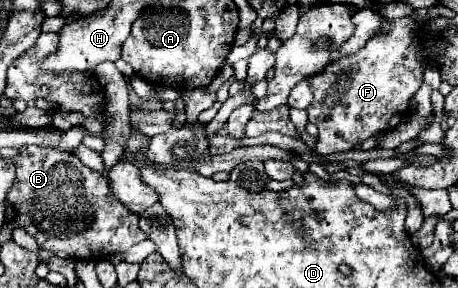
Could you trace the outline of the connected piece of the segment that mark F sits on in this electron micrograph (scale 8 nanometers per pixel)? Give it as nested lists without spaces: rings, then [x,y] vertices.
[[[411,18],[387,20],[381,32],[385,34],[377,34],[375,38],[371,38],[371,42],[367,42],[367,46],[359,50],[359,54],[341,58],[339,62],[325,66],[323,72],[311,78],[315,100],[307,108],[307,116],[308,121],[318,127],[318,143],[315,148],[317,154],[326,156],[351,150],[353,146],[363,144],[371,136],[393,130],[409,114],[411,98],[423,84],[425,70],[425,62],[419,60],[419,54],[413,54],[415,50],[411,50]]]

